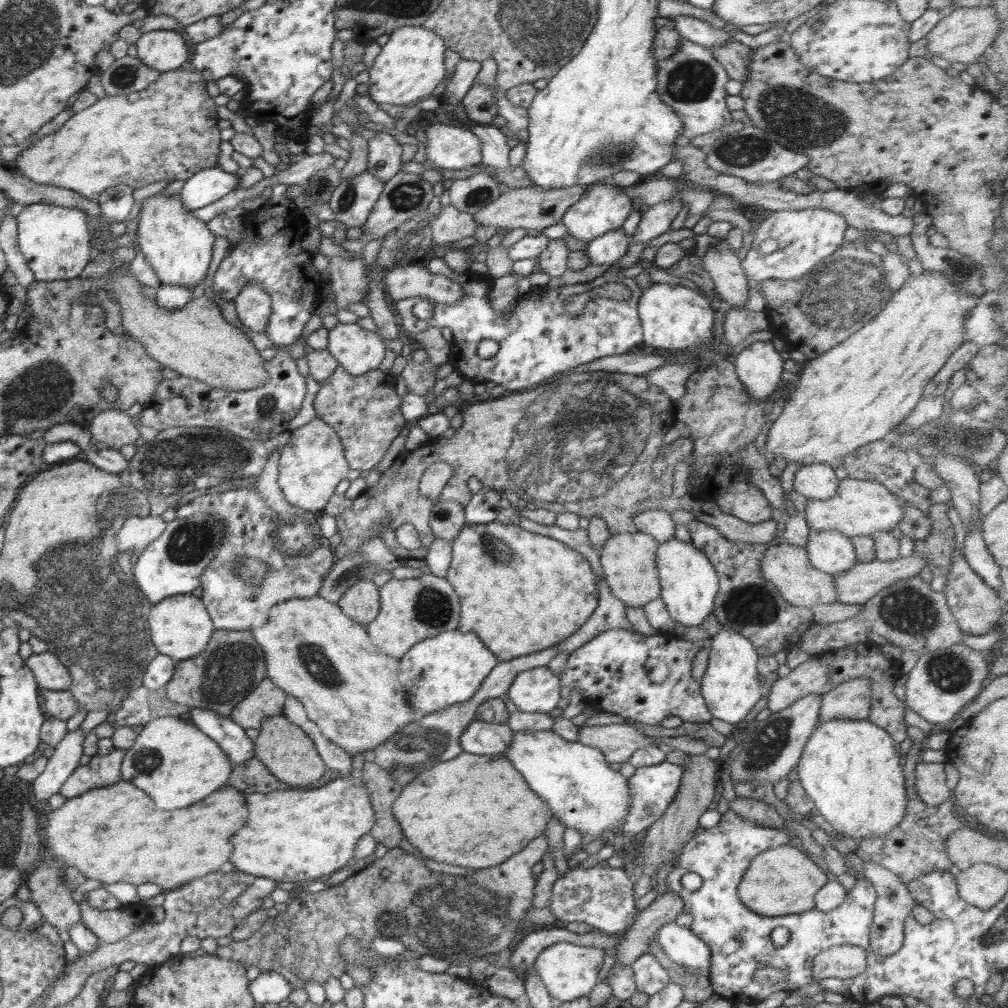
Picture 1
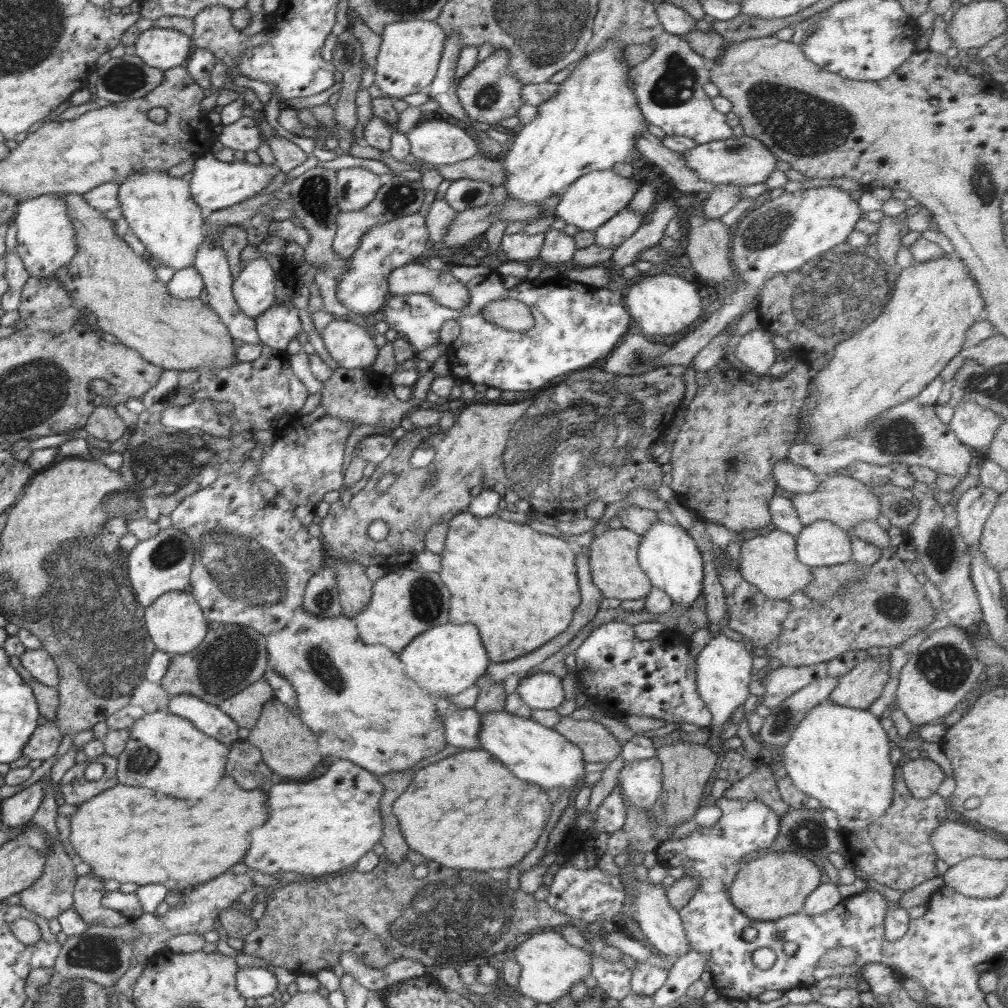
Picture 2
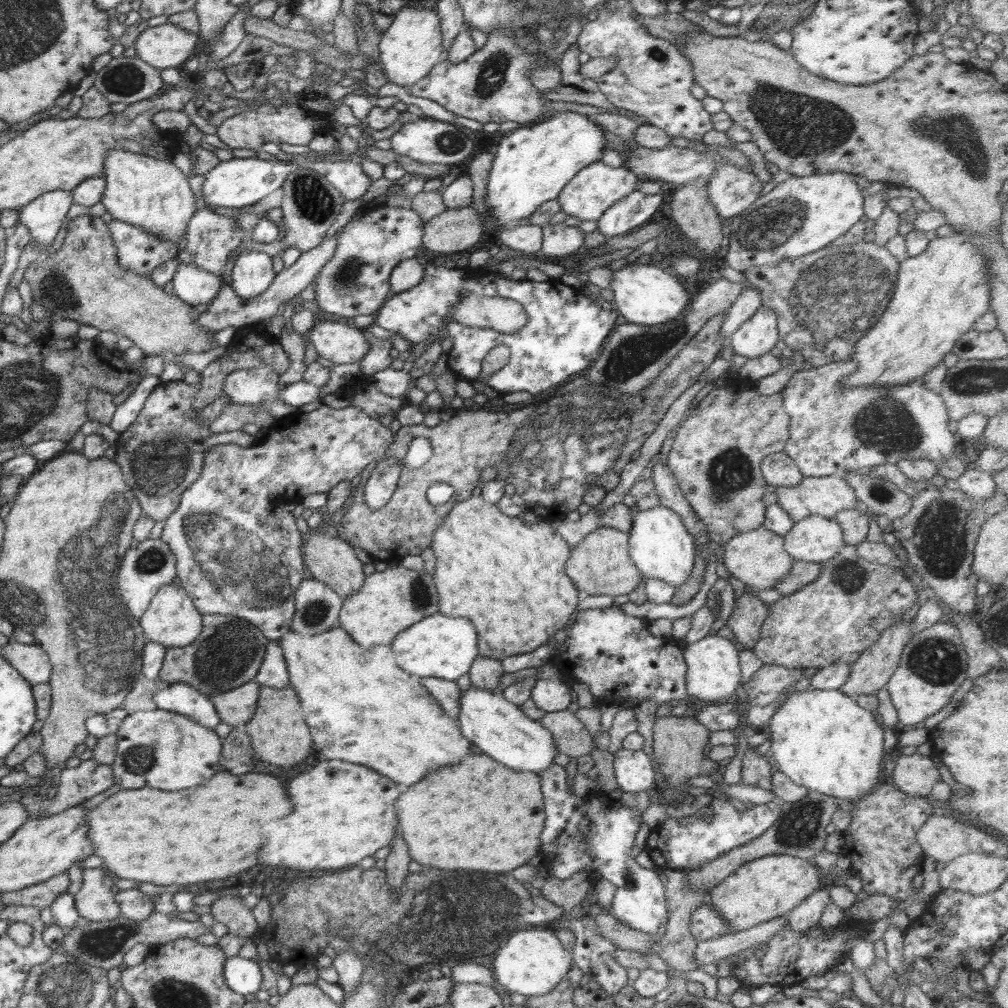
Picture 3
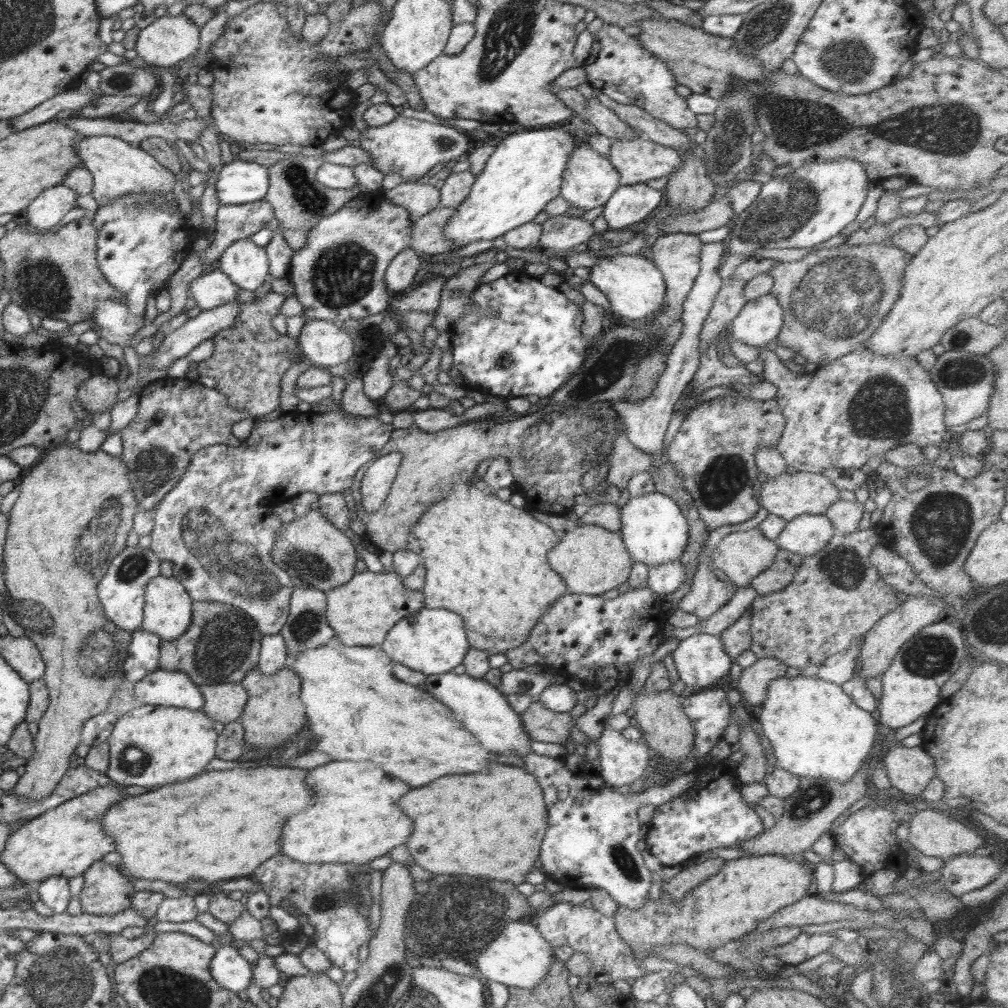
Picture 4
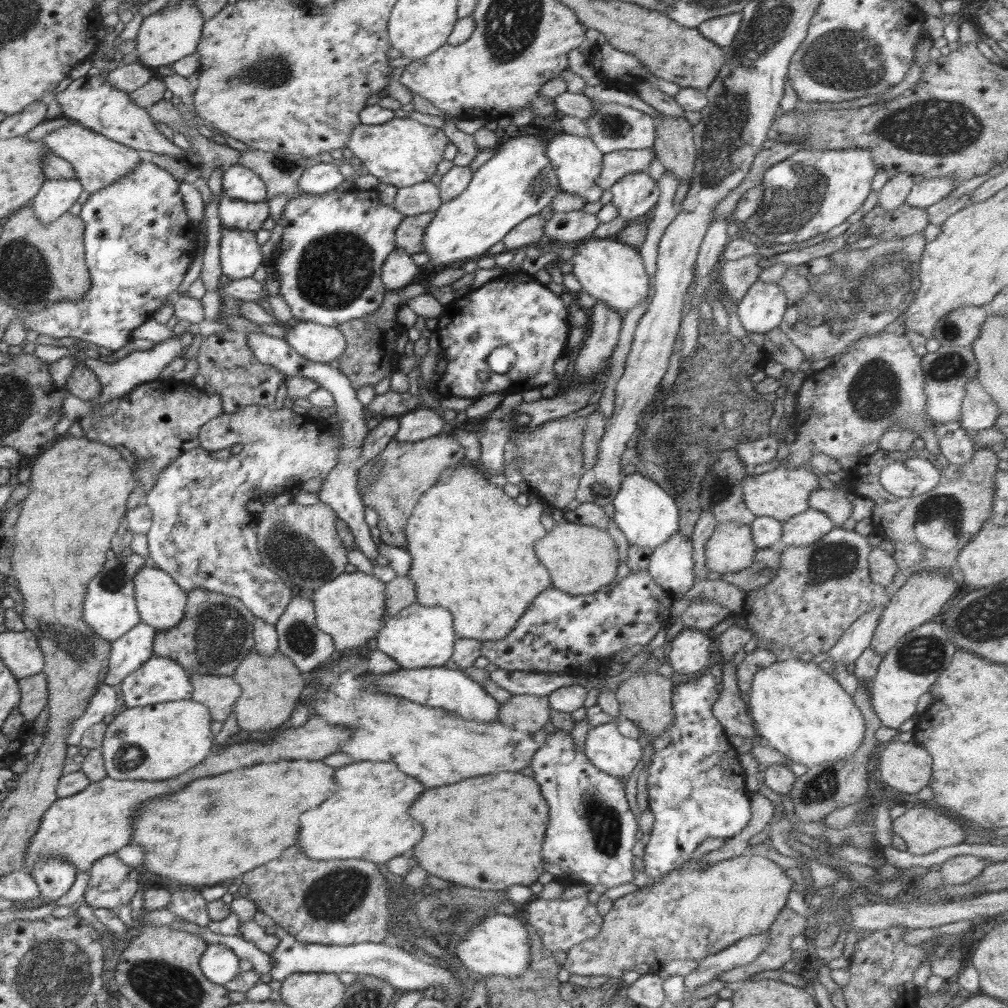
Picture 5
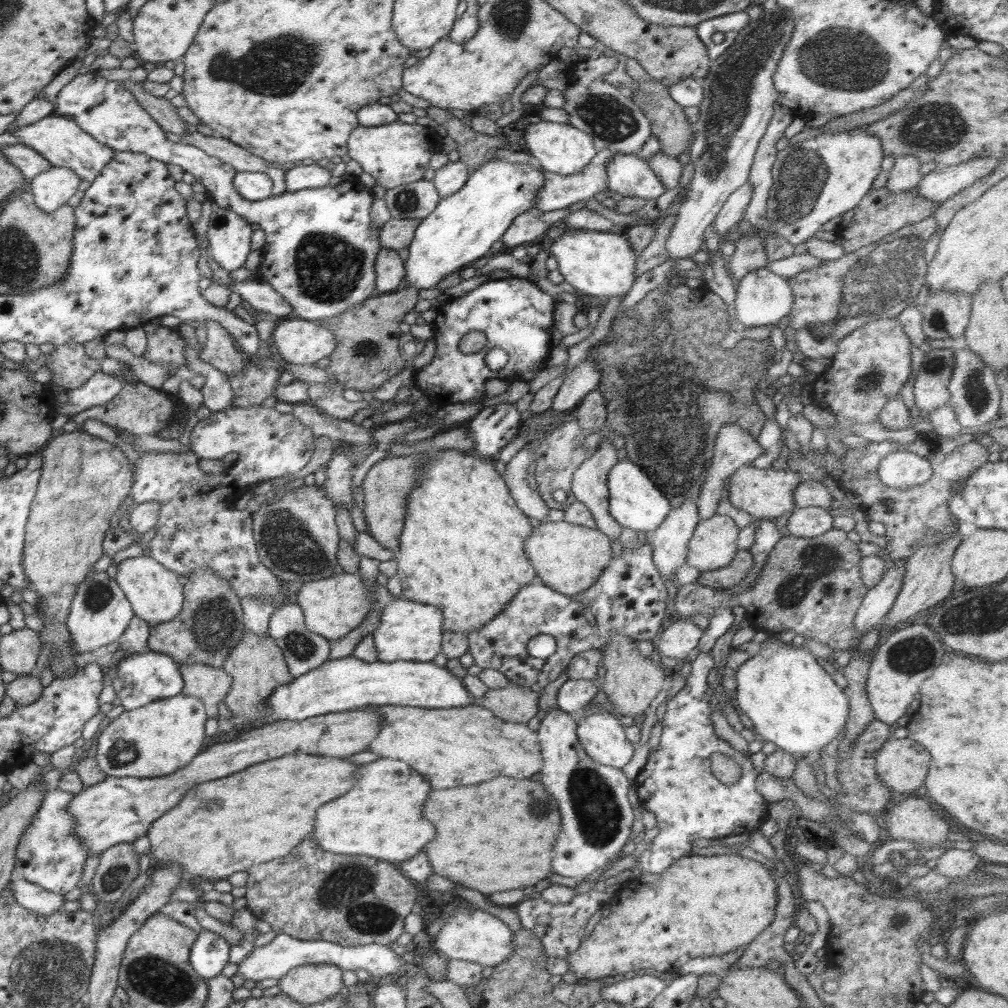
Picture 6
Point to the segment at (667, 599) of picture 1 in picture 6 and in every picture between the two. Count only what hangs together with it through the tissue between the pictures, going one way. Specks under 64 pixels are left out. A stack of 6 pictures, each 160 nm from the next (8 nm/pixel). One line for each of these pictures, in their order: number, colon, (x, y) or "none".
2: (668, 555)
3: (660, 546)
4: (654, 531)
5: (647, 514)
6: (635, 502)

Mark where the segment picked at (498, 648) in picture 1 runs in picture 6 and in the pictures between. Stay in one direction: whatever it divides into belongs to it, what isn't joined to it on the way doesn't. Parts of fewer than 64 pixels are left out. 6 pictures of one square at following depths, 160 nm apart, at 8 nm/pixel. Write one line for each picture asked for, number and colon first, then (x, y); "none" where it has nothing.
2: (520, 588)
3: (508, 577)
4: (487, 560)
5: (472, 547)
6: (462, 548)

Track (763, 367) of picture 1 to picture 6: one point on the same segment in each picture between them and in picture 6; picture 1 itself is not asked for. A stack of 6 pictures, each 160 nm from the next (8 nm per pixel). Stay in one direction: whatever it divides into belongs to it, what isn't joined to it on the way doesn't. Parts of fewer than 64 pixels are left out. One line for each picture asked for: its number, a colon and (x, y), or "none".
2: (755, 349)
3: (758, 335)
4: (758, 324)
5: (762, 309)
6: (763, 298)

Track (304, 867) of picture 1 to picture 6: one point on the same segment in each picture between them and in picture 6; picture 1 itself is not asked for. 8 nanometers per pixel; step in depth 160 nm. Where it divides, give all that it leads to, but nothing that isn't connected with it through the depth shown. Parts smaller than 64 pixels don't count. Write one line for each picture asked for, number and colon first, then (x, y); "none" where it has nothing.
2: (315, 828)
3: (343, 812)
4: (355, 819)
5: (367, 818)
6: (381, 816)

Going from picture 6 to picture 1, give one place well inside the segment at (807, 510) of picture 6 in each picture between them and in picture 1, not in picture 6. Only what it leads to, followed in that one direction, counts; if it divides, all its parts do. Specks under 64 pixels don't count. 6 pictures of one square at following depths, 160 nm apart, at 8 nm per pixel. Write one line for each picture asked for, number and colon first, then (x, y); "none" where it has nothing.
1: (829, 551)
2: (821, 544)
3: (815, 539)
4: (806, 535)
5: (805, 529)

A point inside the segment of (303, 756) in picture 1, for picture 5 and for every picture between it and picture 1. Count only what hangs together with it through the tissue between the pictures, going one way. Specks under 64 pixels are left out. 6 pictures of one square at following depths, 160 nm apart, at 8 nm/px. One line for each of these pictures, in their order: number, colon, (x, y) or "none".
2: (288, 747)
3: (278, 732)
4: (274, 711)
5: (270, 686)

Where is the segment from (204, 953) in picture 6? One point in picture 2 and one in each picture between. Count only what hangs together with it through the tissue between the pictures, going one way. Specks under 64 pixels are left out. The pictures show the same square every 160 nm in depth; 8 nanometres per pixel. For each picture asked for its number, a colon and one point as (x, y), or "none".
2: (252, 982)
3: (242, 975)
4: (229, 969)
5: (219, 964)

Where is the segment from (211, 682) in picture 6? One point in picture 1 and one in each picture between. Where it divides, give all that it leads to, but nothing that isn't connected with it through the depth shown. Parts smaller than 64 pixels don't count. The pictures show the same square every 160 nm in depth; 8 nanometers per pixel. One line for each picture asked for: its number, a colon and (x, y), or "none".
1: (266, 699)
2: (244, 708)
3: (235, 707)
4: (225, 703)
5: (219, 693)

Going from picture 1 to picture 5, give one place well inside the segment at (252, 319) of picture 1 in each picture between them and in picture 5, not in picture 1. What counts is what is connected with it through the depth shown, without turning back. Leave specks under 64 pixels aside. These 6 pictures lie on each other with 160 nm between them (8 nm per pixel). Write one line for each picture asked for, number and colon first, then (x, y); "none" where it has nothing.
2: (253, 290)
3: (252, 273)
4: (246, 264)
5: (240, 256)

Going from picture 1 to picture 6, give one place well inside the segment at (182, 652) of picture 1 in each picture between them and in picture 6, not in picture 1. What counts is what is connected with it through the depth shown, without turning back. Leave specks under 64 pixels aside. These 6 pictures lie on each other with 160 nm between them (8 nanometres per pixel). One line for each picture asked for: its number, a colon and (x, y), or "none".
2: (175, 622)
3: (172, 619)
4: (167, 612)
5: (161, 603)
6: (156, 595)

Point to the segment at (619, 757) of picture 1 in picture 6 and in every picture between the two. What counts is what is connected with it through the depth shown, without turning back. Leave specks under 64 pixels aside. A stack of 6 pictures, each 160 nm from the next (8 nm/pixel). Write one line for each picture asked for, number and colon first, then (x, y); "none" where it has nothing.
2: (597, 744)
3: (571, 737)
4: (543, 725)
5: (527, 713)
6: (515, 703)

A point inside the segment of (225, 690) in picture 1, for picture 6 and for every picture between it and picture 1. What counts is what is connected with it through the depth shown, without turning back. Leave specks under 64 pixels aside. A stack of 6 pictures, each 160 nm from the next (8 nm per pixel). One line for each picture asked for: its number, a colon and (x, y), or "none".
2: (231, 657)
3: (229, 651)
4: (222, 643)
5: (216, 633)
6: (210, 624)

